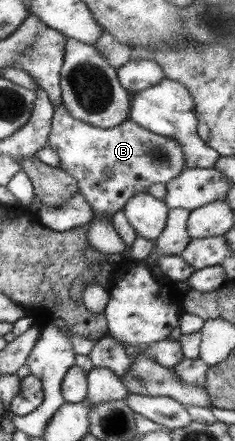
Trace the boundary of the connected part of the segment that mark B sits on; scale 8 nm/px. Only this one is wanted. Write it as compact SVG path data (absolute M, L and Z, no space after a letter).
M62 101L53 105L53 110L46 145L59 156L58 169L75 178L94 214L110 218L125 207L131 195L147 192L153 183L166 185L186 168L180 145L173 138L153 134L132 120L102 129L71 118Z

